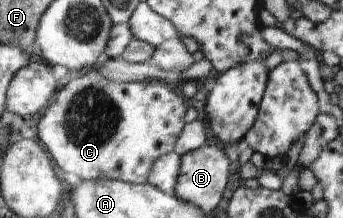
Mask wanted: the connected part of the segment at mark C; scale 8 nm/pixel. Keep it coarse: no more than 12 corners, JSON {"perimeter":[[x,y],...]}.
{"perimeter":[[96,69],[39,123],[65,173],[148,184],[184,129],[160,81]]}

